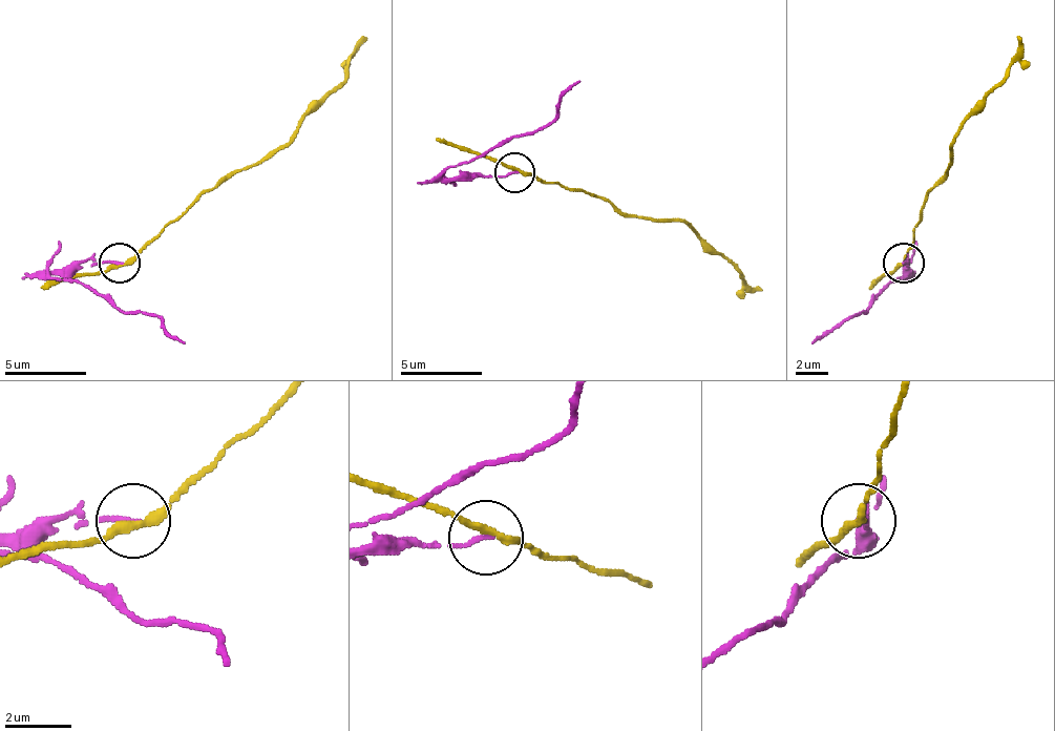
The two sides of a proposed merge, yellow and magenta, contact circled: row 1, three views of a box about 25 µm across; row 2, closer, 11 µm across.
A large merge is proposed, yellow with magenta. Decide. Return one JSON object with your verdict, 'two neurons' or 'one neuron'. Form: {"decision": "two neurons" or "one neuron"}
{"decision": "two neurons"}

